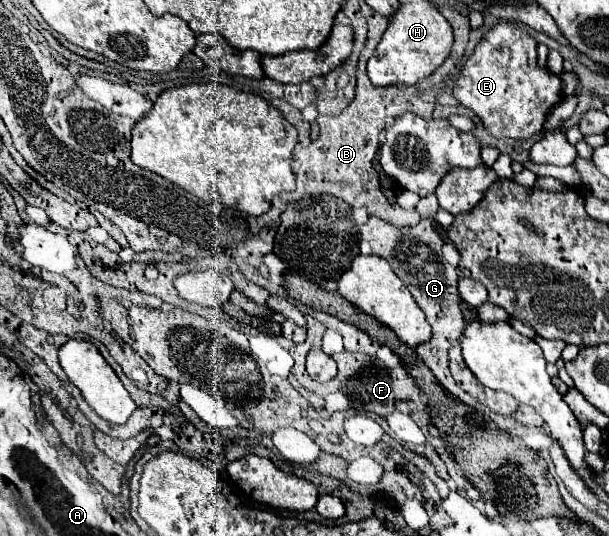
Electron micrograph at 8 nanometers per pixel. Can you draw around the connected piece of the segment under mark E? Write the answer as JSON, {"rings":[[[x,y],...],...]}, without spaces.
{"rings":[[[498,20],[476,44],[454,82],[452,96],[472,110],[494,138],[524,140],[544,130],[548,112],[564,98],[562,80],[542,68],[536,56],[536,40],[514,22]]]}

